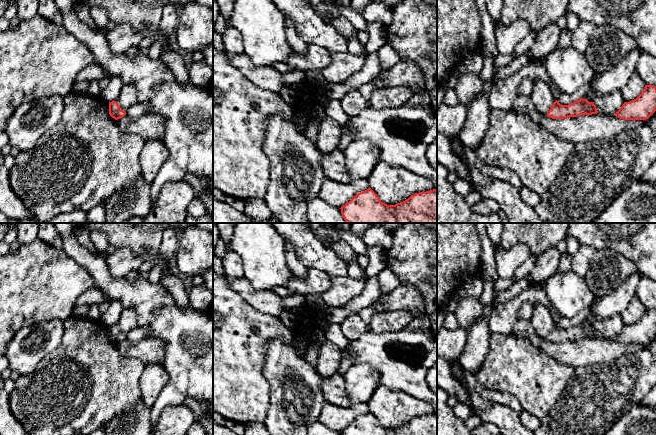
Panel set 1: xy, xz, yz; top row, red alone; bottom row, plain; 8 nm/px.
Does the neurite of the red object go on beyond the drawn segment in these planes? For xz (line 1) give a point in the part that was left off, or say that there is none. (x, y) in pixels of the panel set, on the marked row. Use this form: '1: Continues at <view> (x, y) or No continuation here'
1: No continuation here

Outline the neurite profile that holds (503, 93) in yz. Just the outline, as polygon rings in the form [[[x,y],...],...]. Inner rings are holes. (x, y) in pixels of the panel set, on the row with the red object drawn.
[[[531,61],[517,69],[511,76],[506,79],[499,80],[492,84],[489,92],[488,102],[490,110],[508,111],[512,109],[518,94],[518,87],[524,79],[539,79],[546,82],[552,91],[554,98],[561,105],[568,105],[580,98],[583,98],[591,87],[593,82],[597,79],[598,73],[595,73],[592,80],[582,86],[578,91],[571,94],[562,94],[556,87],[554,87],[548,80],[543,64]]]

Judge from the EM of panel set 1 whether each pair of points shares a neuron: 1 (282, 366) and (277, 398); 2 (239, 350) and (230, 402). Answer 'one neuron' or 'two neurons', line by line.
1: one neuron
2: one neuron

